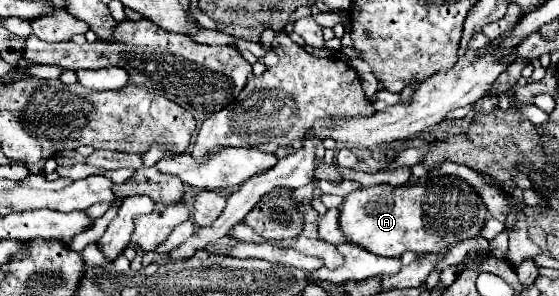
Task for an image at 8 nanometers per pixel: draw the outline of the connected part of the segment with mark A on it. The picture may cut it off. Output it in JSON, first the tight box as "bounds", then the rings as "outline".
{"bounds":[341,176,487,258],"outline":[[[433,176],[433,184],[405,184],[405,186],[391,186],[379,184],[355,190],[345,196],[341,206],[341,230],[347,238],[357,242],[361,248],[387,258],[401,258],[403,252],[415,254],[437,254],[443,248],[479,236],[481,228],[487,222],[487,206],[483,204],[481,196],[475,188],[457,176]]]}

